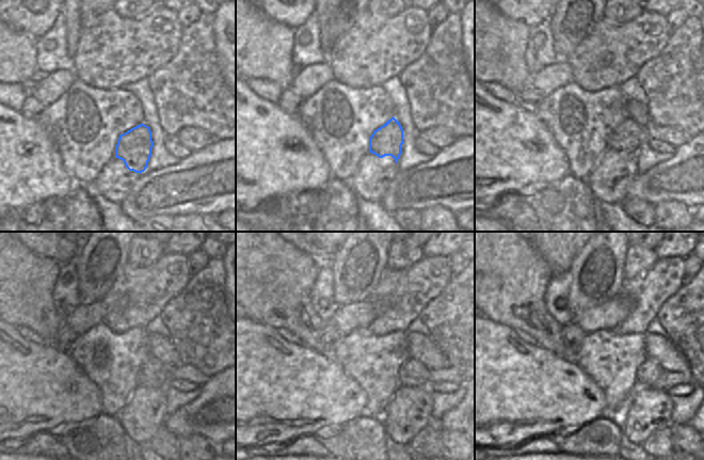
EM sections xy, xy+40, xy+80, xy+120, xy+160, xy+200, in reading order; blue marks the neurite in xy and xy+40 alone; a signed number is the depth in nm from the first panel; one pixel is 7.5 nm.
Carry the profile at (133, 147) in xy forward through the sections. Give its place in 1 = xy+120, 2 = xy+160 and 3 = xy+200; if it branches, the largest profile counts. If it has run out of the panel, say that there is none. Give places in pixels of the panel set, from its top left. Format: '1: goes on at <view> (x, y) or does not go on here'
1: goes on at xy+120 (152, 375)
2: goes on at xy+160 (412, 373)
3: goes on at xy+200 (649, 373)

